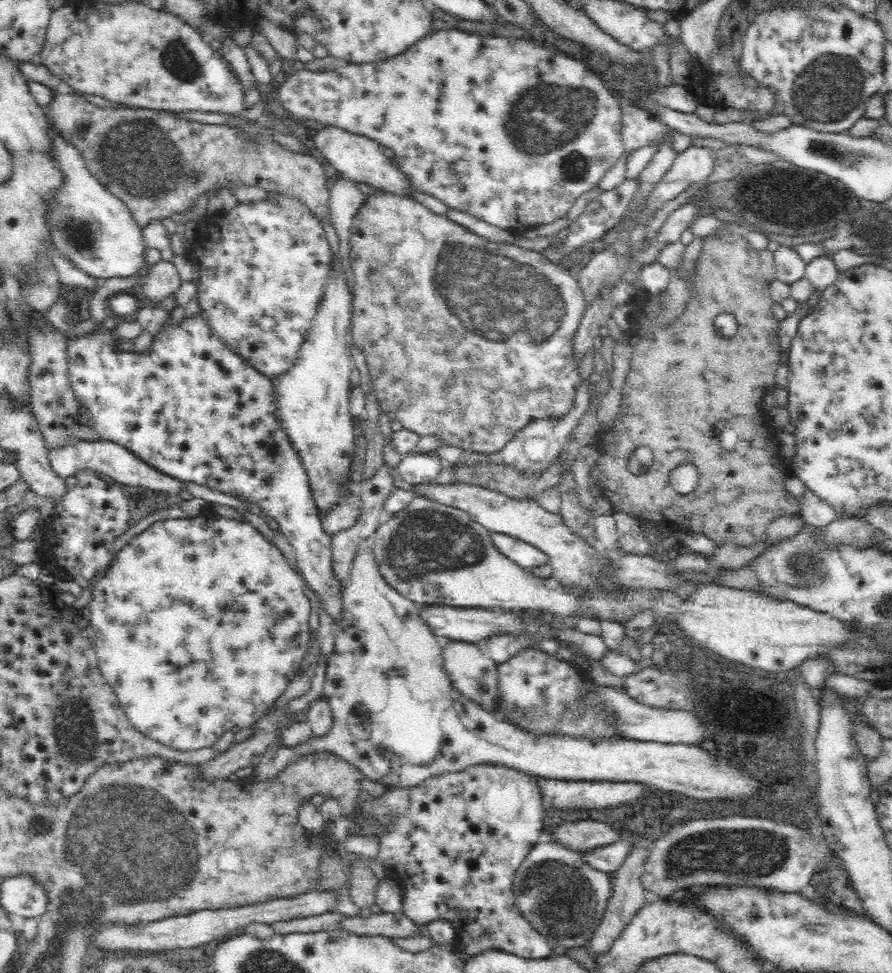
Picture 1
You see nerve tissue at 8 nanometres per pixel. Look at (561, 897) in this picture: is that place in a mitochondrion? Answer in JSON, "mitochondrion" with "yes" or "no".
{"mitochondrion":"yes"}

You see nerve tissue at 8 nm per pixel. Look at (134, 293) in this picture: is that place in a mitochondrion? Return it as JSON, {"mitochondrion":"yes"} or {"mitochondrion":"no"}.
{"mitochondrion":"no"}

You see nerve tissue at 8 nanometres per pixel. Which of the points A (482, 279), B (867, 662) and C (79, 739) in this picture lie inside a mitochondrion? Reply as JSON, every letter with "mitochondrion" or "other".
{"A":"mitochondrion","B":"other","C":"mitochondrion"}

